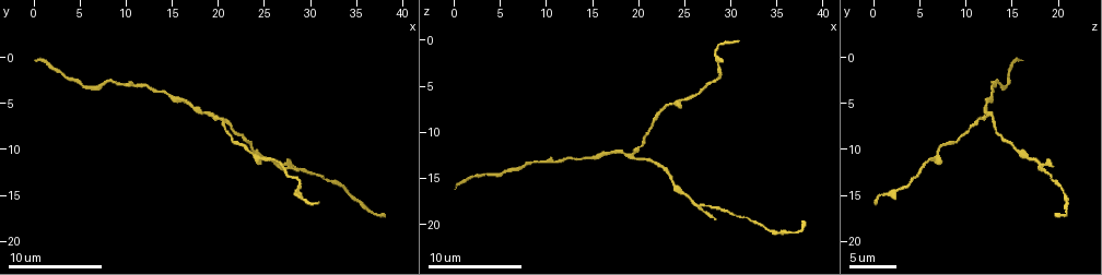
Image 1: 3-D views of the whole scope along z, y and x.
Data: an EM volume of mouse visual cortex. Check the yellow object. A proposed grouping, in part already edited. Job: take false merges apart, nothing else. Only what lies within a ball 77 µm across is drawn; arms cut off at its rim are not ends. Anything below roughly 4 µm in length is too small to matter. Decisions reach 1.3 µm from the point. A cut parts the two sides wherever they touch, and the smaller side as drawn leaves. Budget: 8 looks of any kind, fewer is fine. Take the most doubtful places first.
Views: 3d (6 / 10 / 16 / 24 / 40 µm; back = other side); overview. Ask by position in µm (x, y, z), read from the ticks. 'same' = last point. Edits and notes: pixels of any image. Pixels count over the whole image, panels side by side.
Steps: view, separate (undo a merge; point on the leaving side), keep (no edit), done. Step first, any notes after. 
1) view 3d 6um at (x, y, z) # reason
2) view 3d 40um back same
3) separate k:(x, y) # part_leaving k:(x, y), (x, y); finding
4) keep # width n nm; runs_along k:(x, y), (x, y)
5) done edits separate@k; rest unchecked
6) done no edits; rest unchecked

view 3d 10um at (19.2, 6.0, 12.6) # small branch off a trunk

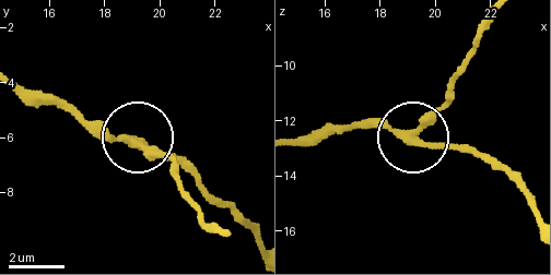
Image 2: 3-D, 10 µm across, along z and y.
keep # width 260 nm; runs_along 2:(446, 146), (418, 139), (453, 99); one neuron here

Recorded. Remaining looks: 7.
view 3d 6um at (27.6, 12.2, 18.2) # three arms meet

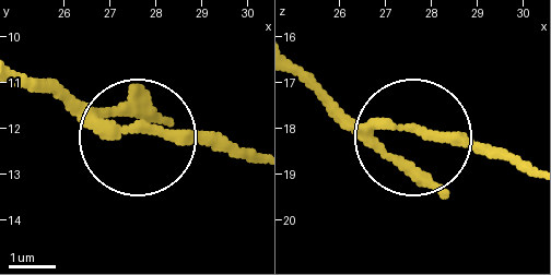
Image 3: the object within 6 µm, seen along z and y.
view 3d 6um back at (27.70, 12.00, 18.10)

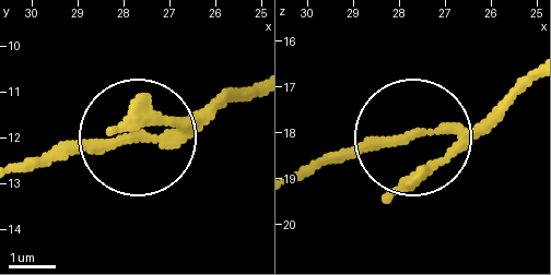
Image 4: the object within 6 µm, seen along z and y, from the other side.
keep # width 170 nm; runs_along 4:(257, 82), (187, 129), (38, 156); one neuron here

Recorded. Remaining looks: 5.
view 3d 10um at (14.8, 4.0, 12.8) # thick turns thin

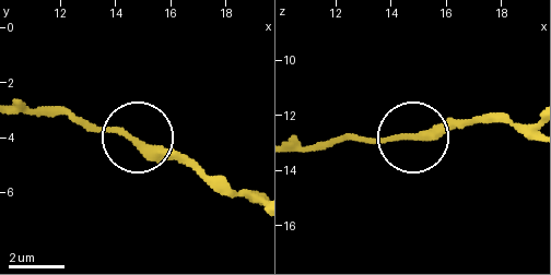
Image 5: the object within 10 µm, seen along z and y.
keep # runs_along 5:(251, 202), (139, 139), (49, 115); all the same neuron

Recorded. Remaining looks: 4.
view 3d 10um at (23.4, 10.2, 7.0) # thick turns thin

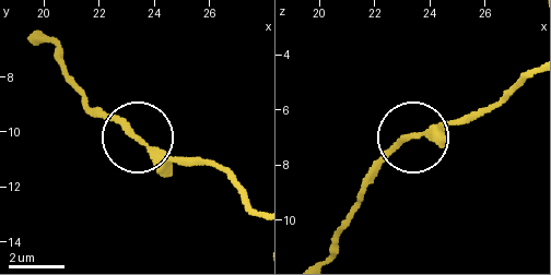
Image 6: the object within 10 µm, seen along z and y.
view 3d 6um at (23.5, 10.4, 6.9)

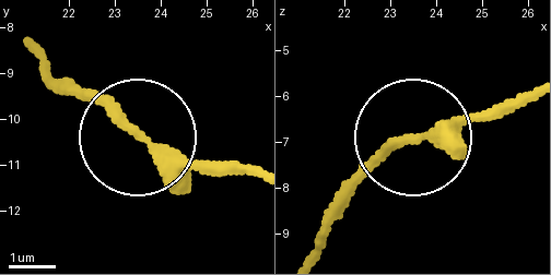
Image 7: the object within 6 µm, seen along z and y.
keep # width 260 nm; runs_along 7:(314, 249), (403, 143), (517, 108); all the same neuron

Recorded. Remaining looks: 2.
done no edits; rest unchecked

